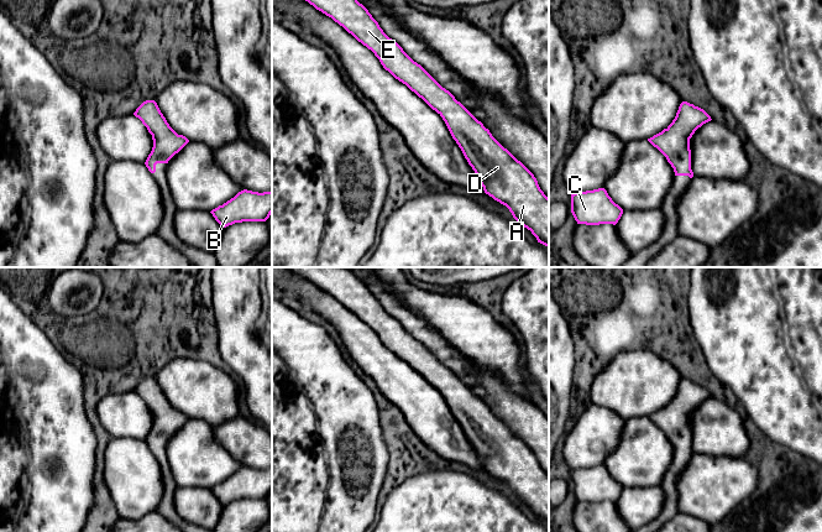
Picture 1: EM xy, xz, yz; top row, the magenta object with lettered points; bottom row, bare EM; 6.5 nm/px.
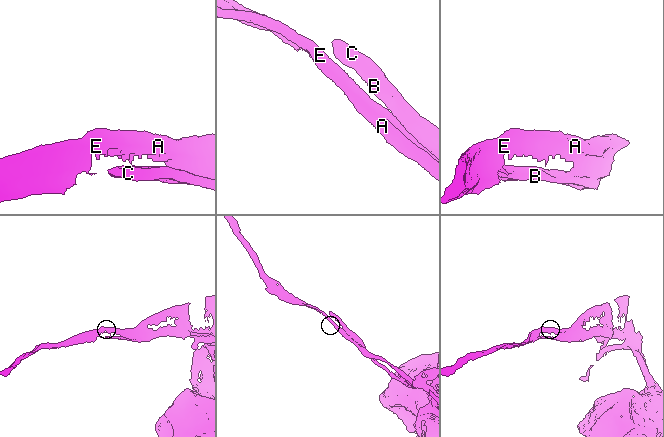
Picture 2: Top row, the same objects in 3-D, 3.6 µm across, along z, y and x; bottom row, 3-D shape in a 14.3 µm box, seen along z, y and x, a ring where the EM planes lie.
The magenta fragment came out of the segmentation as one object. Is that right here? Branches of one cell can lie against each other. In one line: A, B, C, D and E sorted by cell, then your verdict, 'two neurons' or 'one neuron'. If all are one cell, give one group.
A B C D E | one neuron

